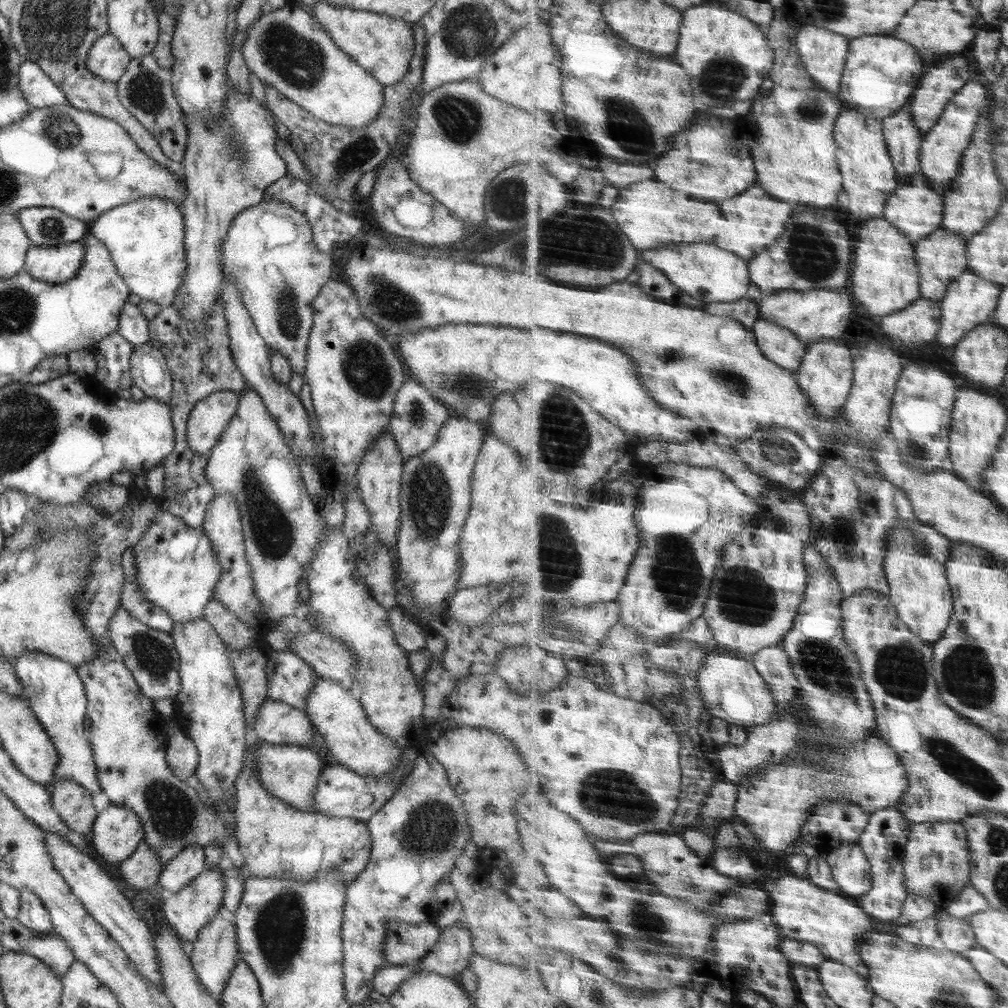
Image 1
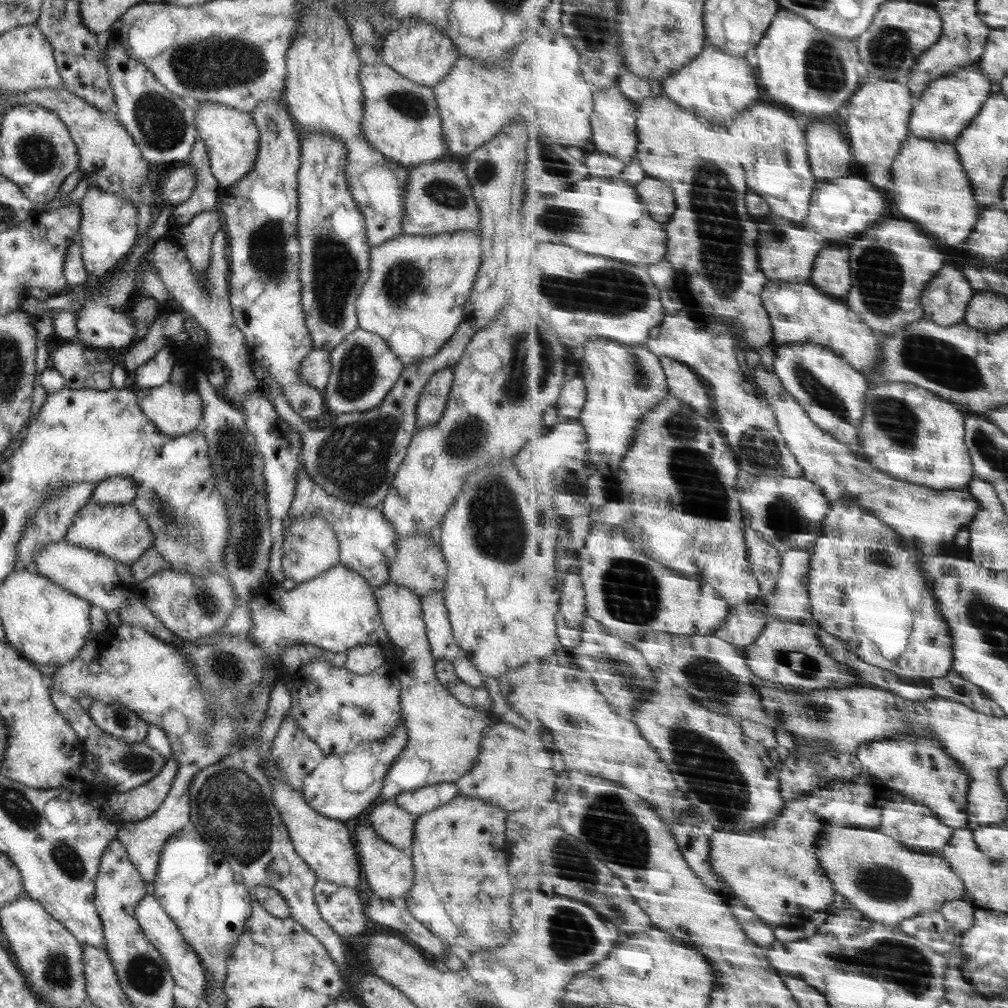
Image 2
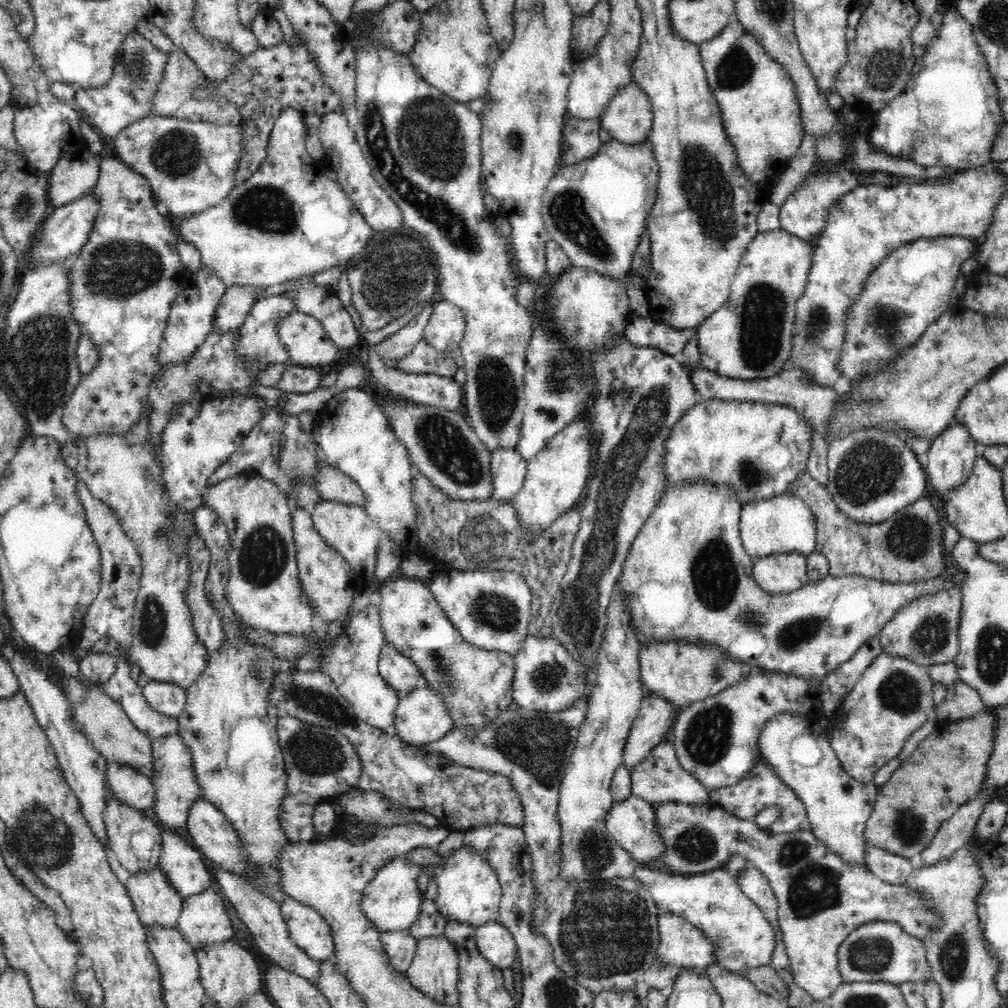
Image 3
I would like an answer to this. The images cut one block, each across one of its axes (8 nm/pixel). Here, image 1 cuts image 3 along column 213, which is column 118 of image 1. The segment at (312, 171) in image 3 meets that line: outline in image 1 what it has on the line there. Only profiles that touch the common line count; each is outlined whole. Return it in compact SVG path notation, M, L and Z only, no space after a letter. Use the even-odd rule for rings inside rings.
M141 198L107 210L89 223L88 232L105 245L117 274L129 292L142 300L171 305L185 276L183 216L171 202L159 198Z

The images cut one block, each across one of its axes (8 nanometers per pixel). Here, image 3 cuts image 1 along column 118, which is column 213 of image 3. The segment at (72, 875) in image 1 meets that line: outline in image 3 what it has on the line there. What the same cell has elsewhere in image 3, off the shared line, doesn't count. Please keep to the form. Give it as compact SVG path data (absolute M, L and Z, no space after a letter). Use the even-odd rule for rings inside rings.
M214 881L208 890L183 902L177 930L194 953L208 945L227 944L233 938L232 922L228 920L223 896L215 885Z

